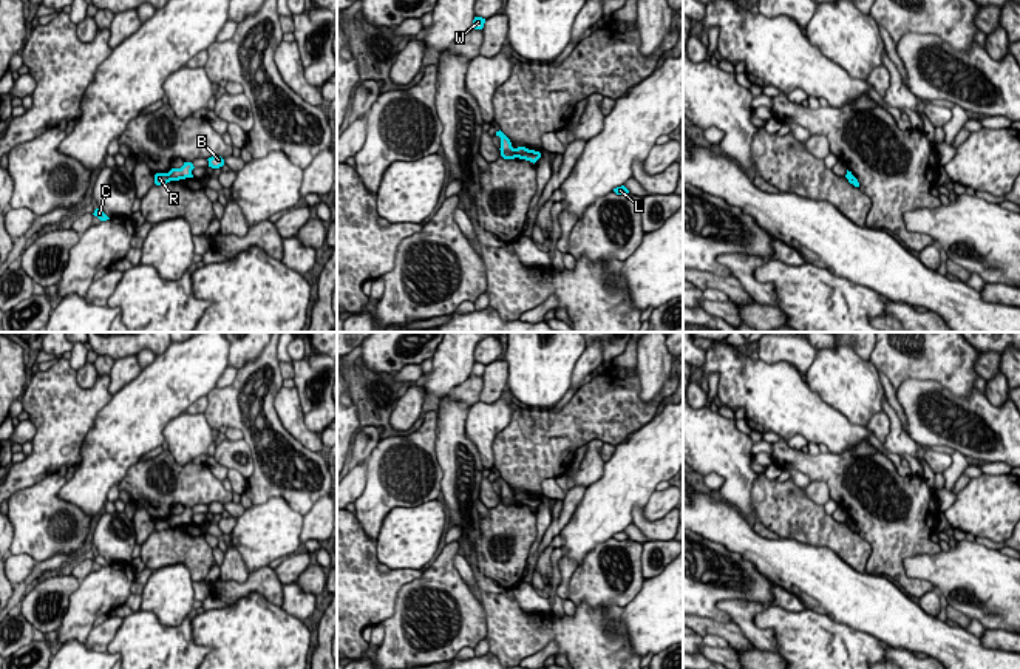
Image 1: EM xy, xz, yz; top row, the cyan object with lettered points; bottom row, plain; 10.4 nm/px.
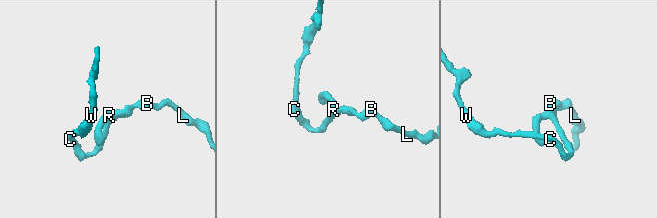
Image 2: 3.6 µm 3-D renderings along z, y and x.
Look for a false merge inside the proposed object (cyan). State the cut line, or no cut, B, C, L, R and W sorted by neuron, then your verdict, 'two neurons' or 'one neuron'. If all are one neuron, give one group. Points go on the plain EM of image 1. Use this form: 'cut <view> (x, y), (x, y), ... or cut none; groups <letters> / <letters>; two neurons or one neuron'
cut xz (513, 495), (518, 502); groups B L / C R W; two neurons

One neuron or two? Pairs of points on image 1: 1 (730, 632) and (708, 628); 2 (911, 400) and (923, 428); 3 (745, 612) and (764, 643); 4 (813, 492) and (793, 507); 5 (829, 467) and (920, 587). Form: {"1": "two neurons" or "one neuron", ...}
{"1": "one neuron", "2": "one neuron", "3": "one neuron", "4": "two neurons", "5": "one neuron"}

